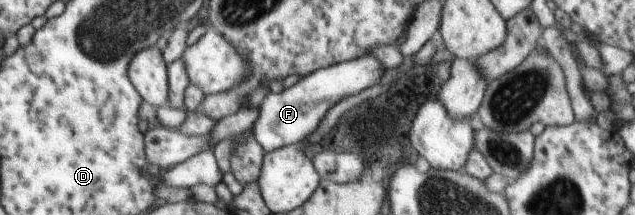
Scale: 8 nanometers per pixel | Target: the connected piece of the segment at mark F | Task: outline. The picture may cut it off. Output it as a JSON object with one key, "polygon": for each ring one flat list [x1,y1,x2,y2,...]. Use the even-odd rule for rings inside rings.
{"polygon":[[373,55,359,56,314,71,281,93,270,93,264,97,259,108,259,116,252,127,254,138,264,149,265,153,299,143,315,131,325,113,345,97,357,95,363,89,377,84,387,73,387,68]]}

